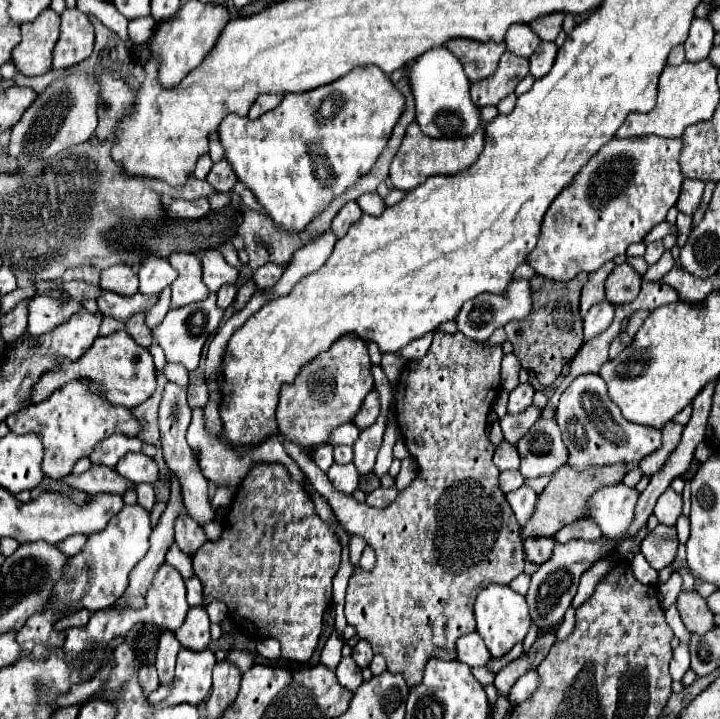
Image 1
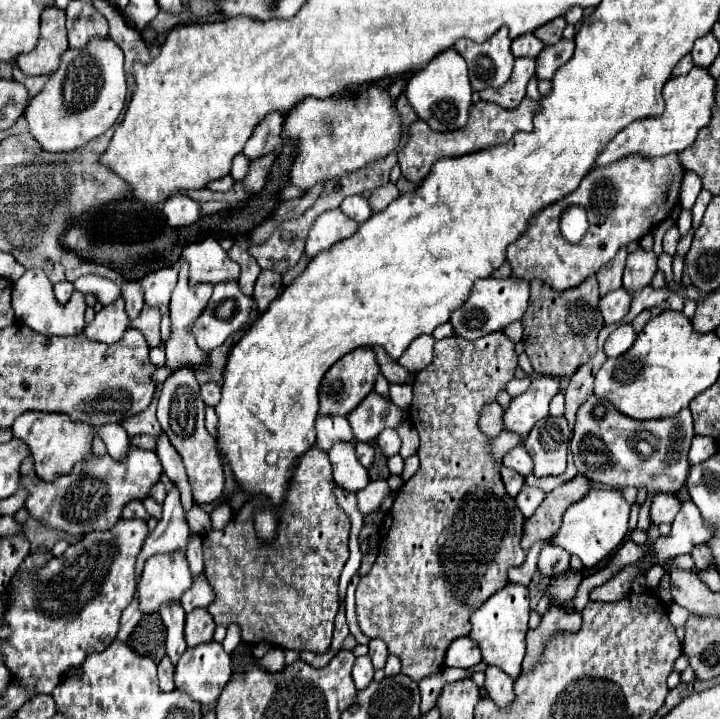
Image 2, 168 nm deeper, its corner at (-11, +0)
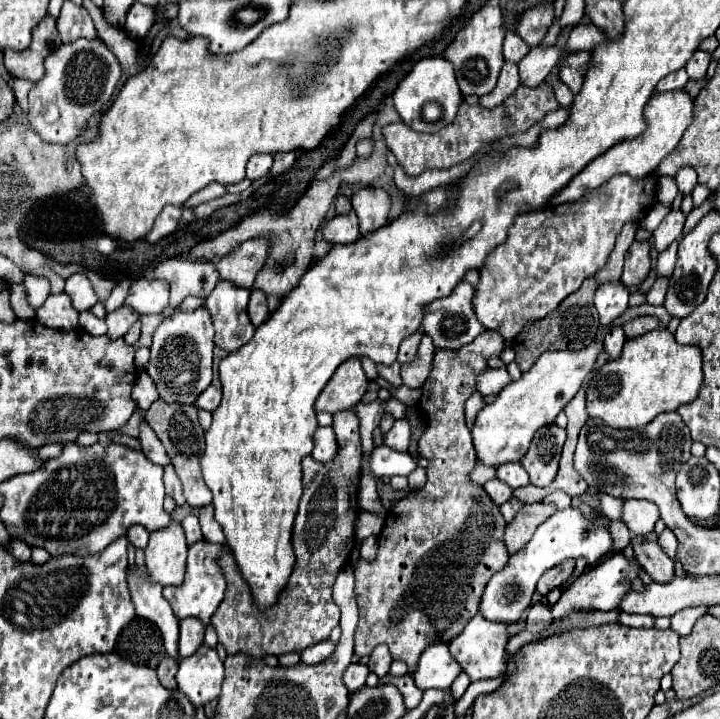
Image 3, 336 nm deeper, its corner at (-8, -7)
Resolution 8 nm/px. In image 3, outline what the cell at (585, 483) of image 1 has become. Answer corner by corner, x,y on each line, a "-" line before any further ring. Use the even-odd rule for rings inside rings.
533,503
533,505
525,505
511,523
507,523
505,527
505,545
507,551
513,555
517,553
521,547
527,545
527,541
533,537
535,529
553,515
555,507
551,503

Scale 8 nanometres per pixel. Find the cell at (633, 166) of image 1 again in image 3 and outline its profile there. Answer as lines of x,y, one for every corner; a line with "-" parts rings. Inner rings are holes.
615,175
599,189
585,193
577,201
557,205
555,209
549,207
517,215
517,219
507,231
505,243
497,245
489,253
489,259
485,259
485,267
479,269
479,283
475,285
473,297
473,311
477,313
477,321
487,331
497,331
505,341
511,341
521,333
527,323
549,315
567,295
581,287
583,279
595,275
595,271
605,265
609,253
613,251
615,237
619,235
625,221
639,221
647,213
647,207
653,203
655,193
657,183
651,175
639,181
631,179
629,175

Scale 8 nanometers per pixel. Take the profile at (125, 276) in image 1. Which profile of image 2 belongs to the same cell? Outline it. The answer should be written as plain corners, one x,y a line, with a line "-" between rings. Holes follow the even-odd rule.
134,280
124,282
122,284
122,298
126,302
126,312
128,312
130,320
134,320
144,306
144,290
140,288
140,282
134,282

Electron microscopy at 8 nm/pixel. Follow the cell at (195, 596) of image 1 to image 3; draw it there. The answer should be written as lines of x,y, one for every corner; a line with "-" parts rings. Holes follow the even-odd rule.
187,515
181,523
183,523
183,529
185,529
185,535
187,535
187,543
189,545
193,545
195,541
203,539
201,527
199,527
199,519
195,515

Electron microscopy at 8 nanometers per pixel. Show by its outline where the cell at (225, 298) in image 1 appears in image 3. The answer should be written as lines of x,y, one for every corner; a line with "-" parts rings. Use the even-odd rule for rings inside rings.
251,239
237,245
227,257
215,263
221,279
229,279
245,289
253,287
257,271
265,265
269,253
267,239

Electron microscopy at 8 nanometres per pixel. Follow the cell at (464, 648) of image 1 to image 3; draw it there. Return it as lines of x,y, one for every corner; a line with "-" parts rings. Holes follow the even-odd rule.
435,643
421,653
413,679
421,691
447,689
451,687
451,683
457,679
459,673
461,667
451,657
449,647
445,643

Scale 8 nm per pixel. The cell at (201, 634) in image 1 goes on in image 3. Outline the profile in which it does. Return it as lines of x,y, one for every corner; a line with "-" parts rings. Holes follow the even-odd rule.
187,617
179,623
179,657
193,655
203,645
205,625
197,617

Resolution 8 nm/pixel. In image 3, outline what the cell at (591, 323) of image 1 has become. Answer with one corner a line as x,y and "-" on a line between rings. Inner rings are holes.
623,283
599,285
593,303
599,313
601,325
611,325
627,309
627,301
629,301
629,289

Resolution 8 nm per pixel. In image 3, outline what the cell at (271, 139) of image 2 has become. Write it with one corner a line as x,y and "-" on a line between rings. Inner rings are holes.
251,155
249,163
247,163
247,177
251,181
255,181
255,179
267,175
271,165
273,165
273,155

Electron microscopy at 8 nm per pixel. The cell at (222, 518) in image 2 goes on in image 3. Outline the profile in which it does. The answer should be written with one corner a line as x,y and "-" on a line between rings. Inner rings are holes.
205,505
201,511
199,511
199,523
201,523
201,529
203,529
203,537
207,541
213,541
213,543
225,543
225,535
223,535
223,529
221,525
215,521
213,517
213,505

